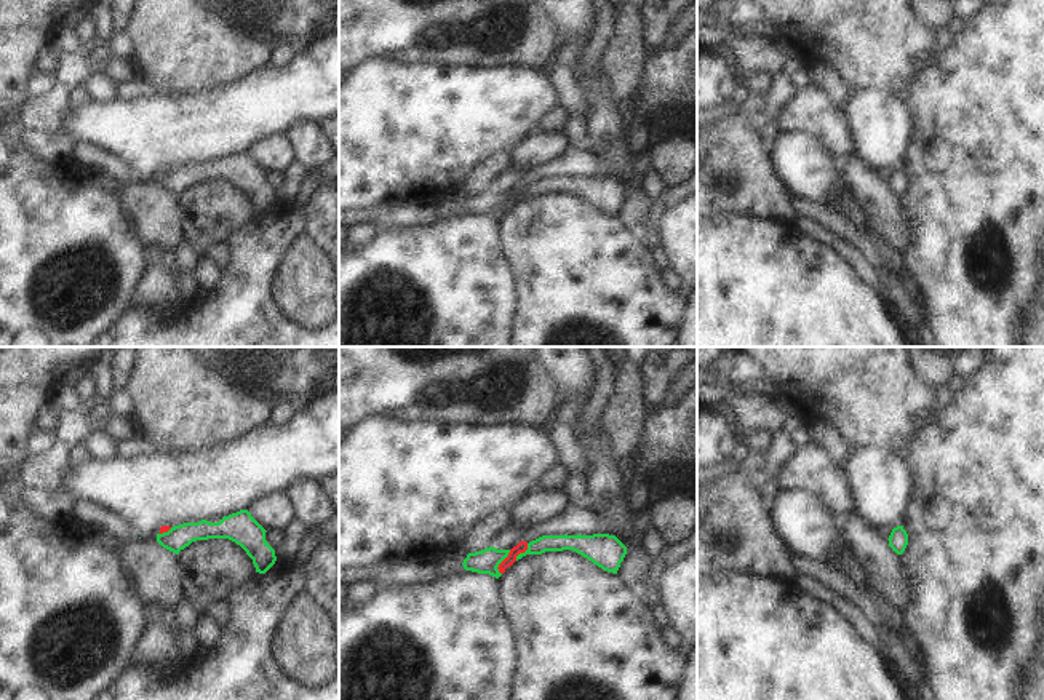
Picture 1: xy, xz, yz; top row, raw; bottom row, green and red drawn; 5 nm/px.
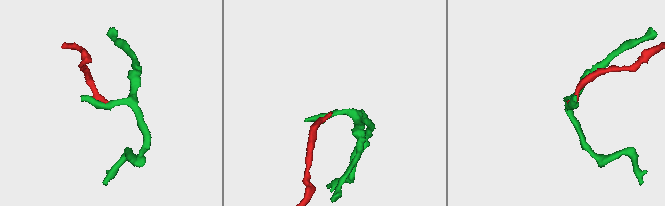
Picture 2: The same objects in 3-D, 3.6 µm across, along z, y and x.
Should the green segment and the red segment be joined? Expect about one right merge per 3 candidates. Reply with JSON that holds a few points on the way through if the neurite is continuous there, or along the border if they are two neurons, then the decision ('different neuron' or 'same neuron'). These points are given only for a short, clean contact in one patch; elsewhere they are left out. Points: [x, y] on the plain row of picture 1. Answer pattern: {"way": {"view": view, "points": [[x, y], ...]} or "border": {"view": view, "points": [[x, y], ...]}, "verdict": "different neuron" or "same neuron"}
{"border": {"view": "xz", "points": [[510, 192], [498, 210], [501, 216]]}, "verdict": "different neuron"}

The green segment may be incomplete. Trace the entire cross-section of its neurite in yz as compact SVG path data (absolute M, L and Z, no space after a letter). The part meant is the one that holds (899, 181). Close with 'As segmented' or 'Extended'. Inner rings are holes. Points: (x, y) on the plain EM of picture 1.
M897 168L892 171L889 177L889 189L897 195L902 197L908 187L908 176L903 168Z. As segmented

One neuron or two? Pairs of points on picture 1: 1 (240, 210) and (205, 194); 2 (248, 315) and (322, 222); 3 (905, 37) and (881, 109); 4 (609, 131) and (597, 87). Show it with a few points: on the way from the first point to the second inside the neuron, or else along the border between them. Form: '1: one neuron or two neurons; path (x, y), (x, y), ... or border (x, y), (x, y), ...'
1: one neuron; path (232, 208), (219, 208), (213, 202)
2: one neuron; path (248, 285), (251, 266), (291, 226)
3: two neurons; border (894, 93), (857, 90), (849, 96)
4: one neuron; path (605, 120), (597, 98)

